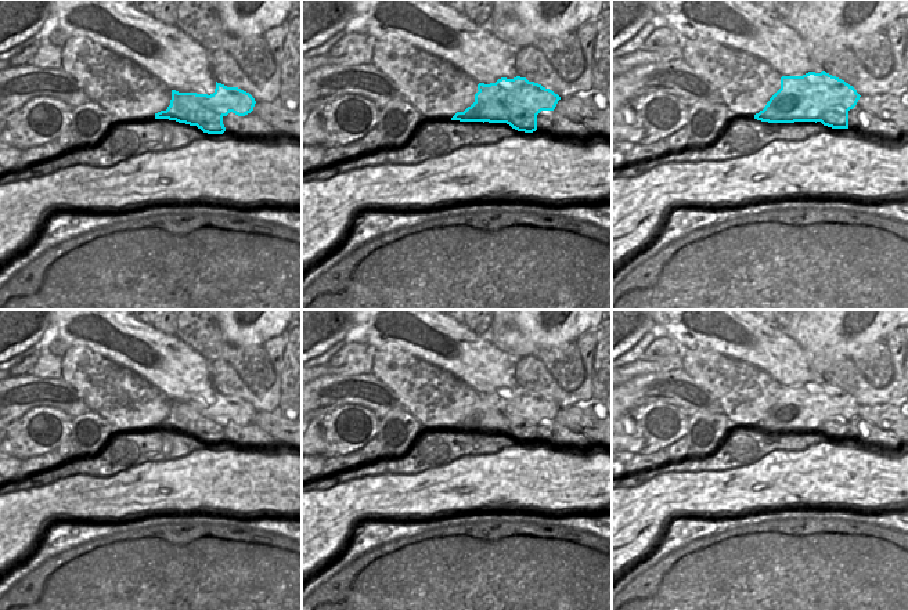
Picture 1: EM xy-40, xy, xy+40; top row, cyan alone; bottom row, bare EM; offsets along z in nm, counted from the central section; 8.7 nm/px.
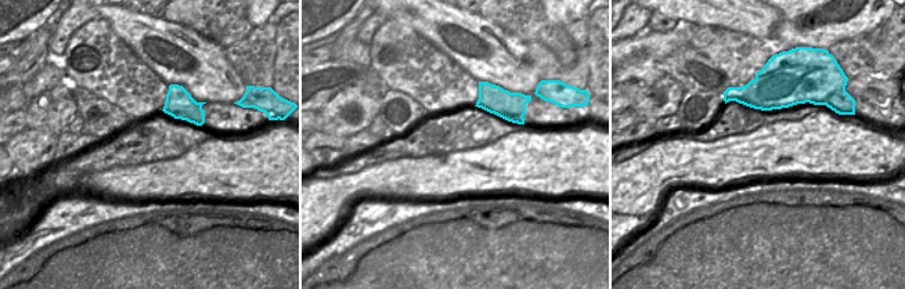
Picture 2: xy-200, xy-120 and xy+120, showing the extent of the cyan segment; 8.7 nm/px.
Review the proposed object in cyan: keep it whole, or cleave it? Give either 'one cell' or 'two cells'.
two cells

